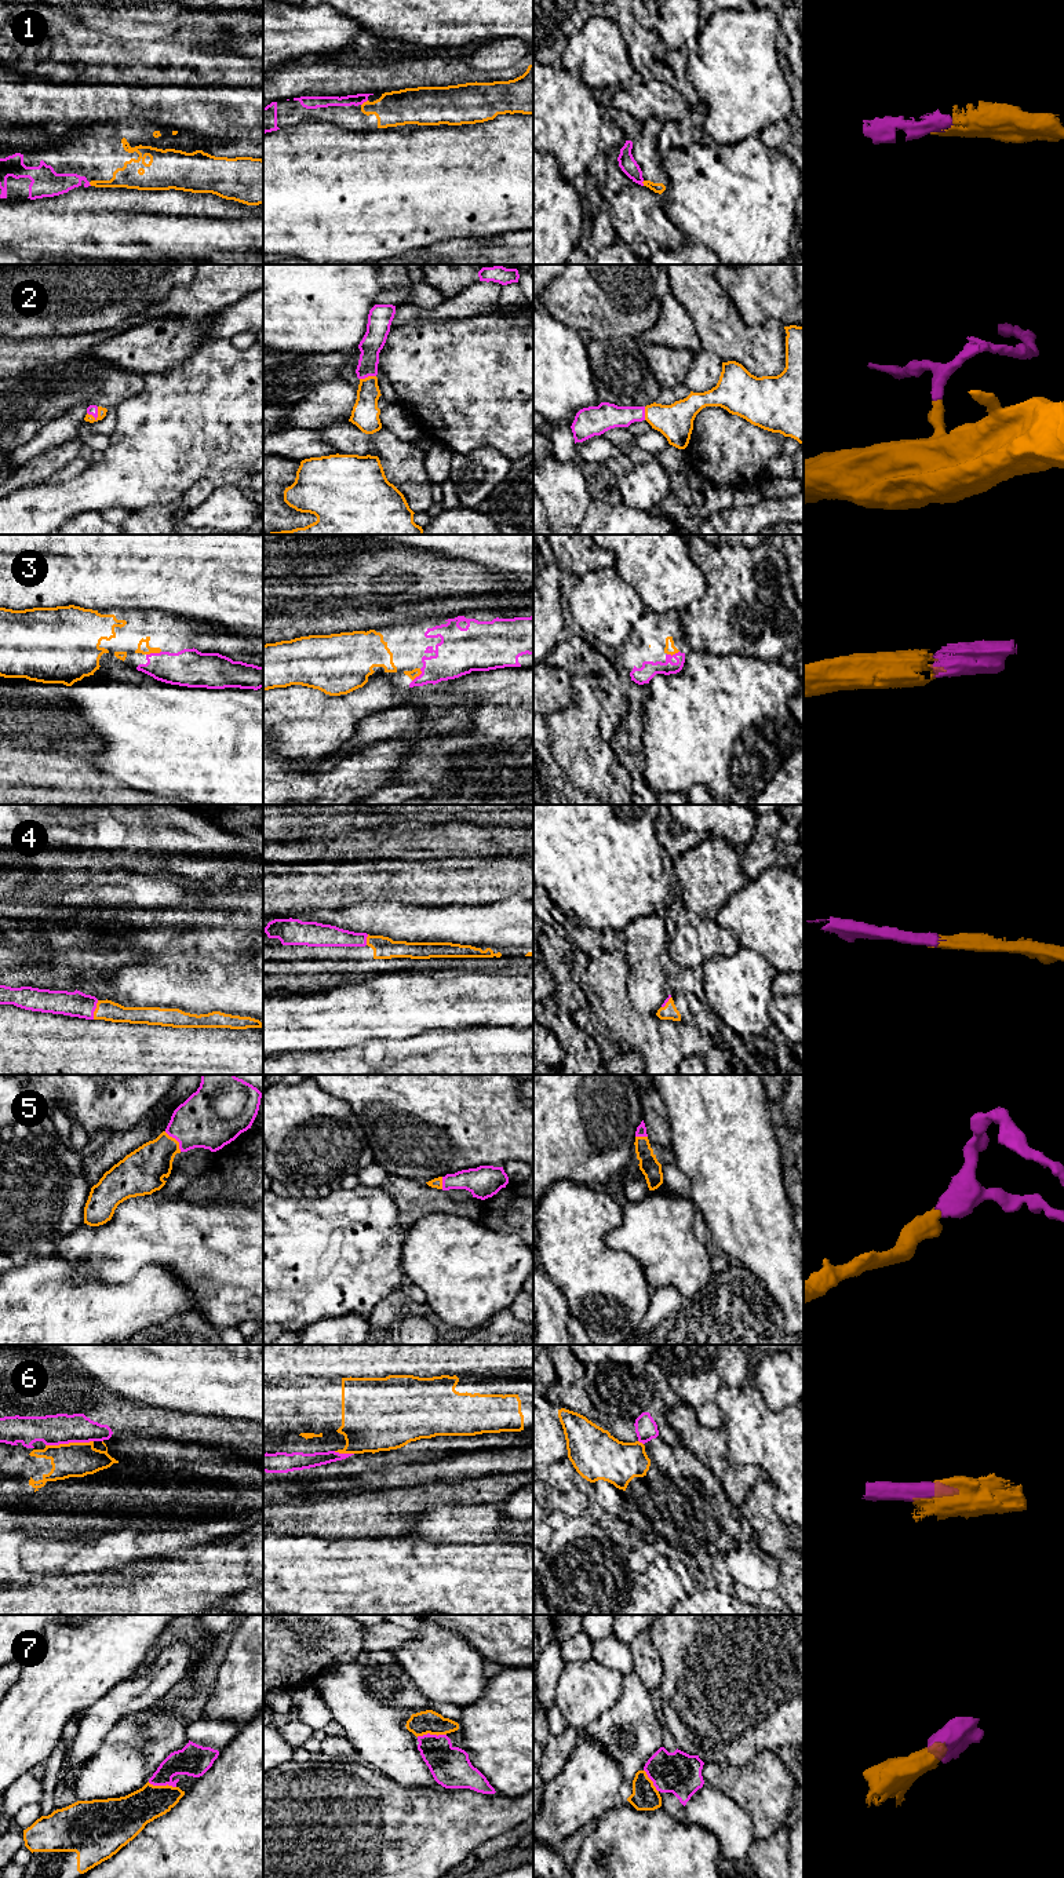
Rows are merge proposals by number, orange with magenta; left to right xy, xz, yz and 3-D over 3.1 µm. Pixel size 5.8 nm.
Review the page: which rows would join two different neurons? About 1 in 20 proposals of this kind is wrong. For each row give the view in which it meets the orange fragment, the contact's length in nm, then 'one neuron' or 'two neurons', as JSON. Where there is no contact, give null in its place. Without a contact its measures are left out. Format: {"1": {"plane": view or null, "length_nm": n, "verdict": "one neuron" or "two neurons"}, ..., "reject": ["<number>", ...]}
{"1": {"plane": "xz", "length_nm": 50, "verdict": "one neuron"}, "2": {"plane": "xy", "length_nm": 90, "verdict": "one neuron"}, "3": {"plane": "xy", "length_nm": 90, "verdict": "one neuron"}, "4": {"plane": "xy", "length_nm": 120, "verdict": "one neuron"}, "5": {"plane": "xy", "length_nm": 160, "verdict": "one neuron"}, "6": {"plane": "xy", "length_nm": 280, "verdict": "two neurons"}, "7": {"plane": "xz", "length_nm": 180, "verdict": "one neuron"}, "reject": ["6"]}

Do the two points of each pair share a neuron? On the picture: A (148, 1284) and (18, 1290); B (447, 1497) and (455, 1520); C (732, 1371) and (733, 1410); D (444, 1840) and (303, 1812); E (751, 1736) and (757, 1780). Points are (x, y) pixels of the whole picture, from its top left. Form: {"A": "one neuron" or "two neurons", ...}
{"A": "one neuron", "B": "two neurons", "C": "two neurons", "D": "one neuron", "E": "two neurons"}

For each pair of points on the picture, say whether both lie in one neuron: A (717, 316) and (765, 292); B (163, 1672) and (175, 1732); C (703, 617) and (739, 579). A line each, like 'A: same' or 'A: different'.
A: different
B: different
C: same

